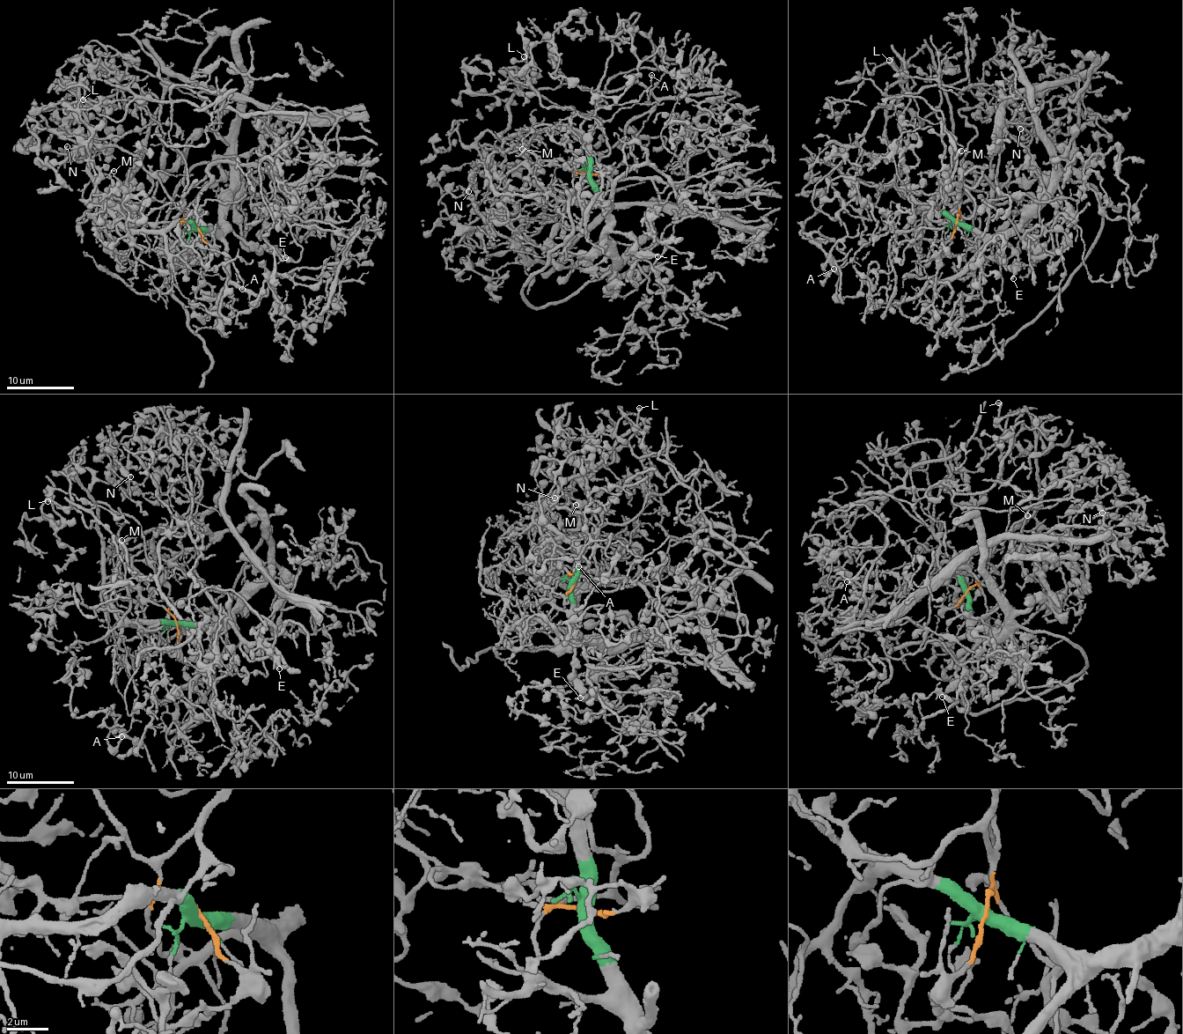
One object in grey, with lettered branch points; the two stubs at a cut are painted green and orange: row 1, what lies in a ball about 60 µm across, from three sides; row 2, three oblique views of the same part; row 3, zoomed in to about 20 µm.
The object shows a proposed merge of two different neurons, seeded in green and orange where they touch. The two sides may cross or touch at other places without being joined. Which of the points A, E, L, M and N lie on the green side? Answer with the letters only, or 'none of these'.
A, E

